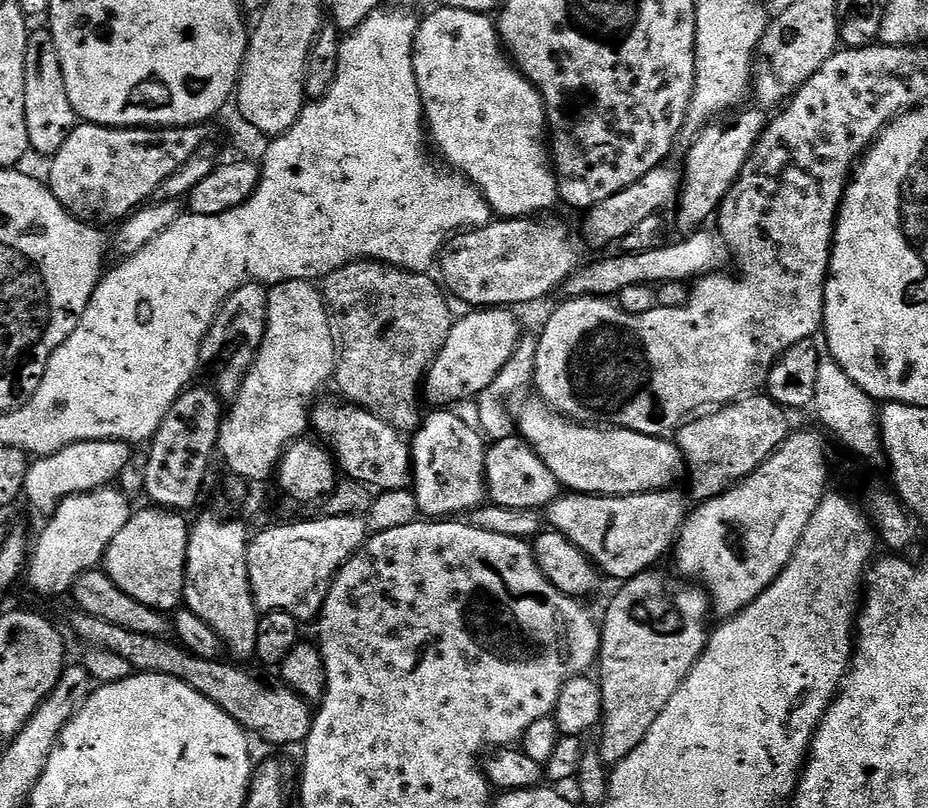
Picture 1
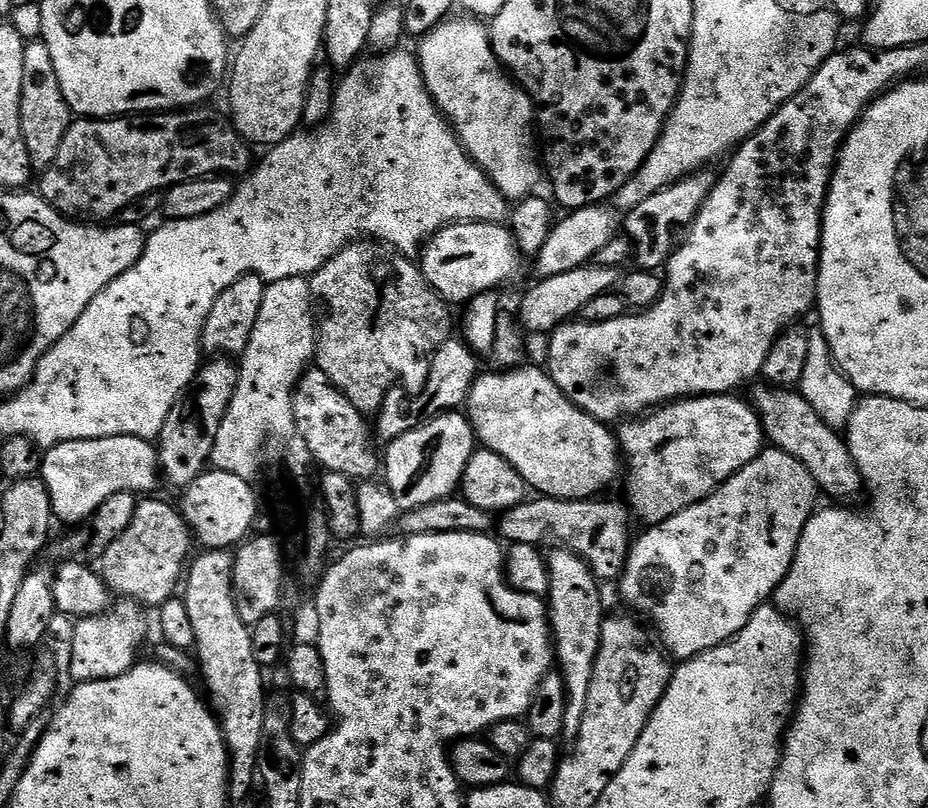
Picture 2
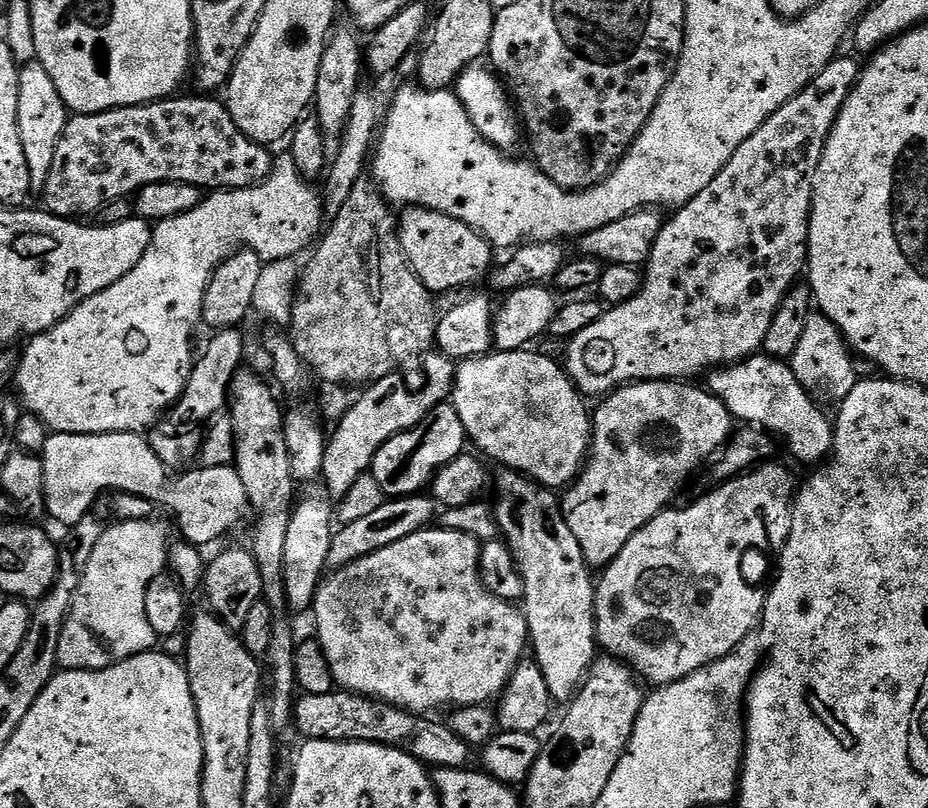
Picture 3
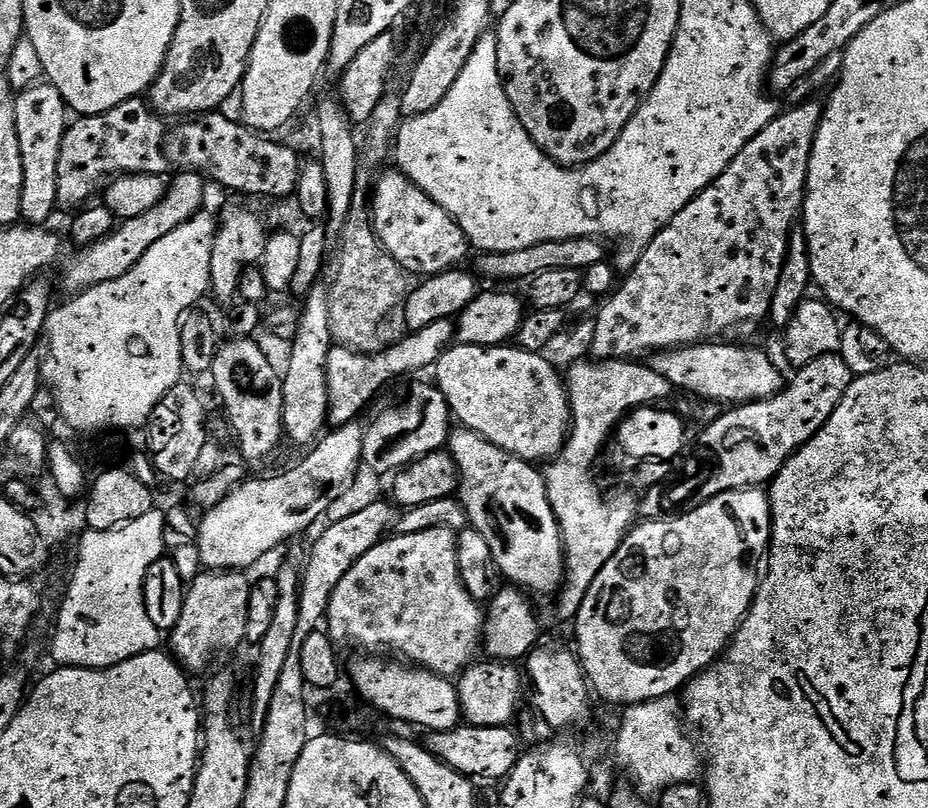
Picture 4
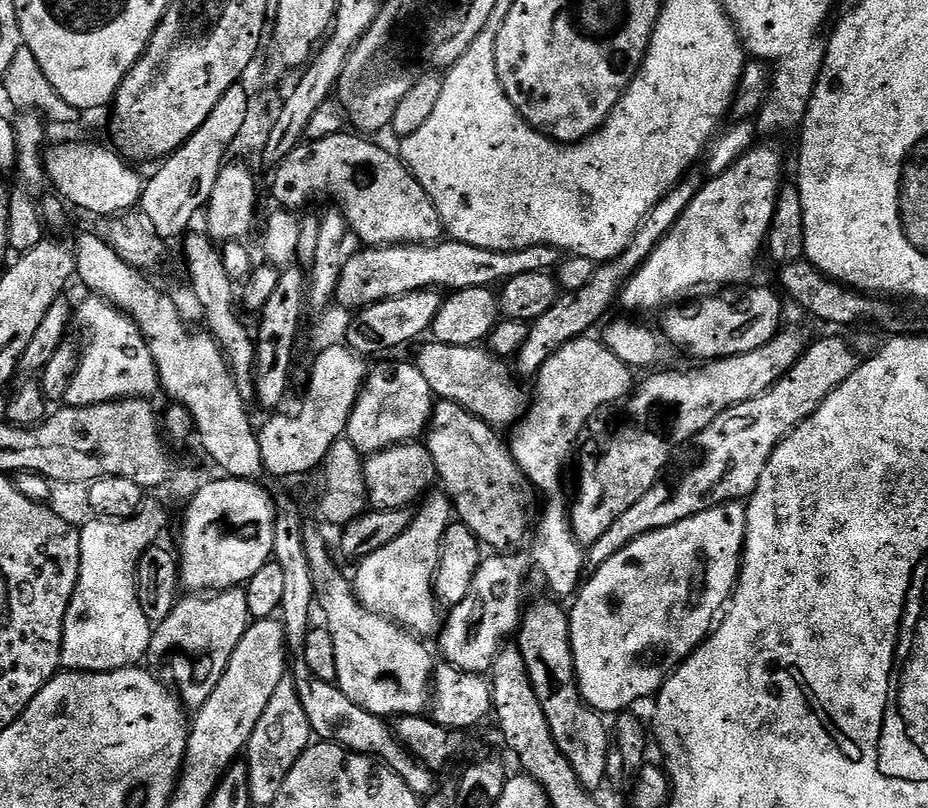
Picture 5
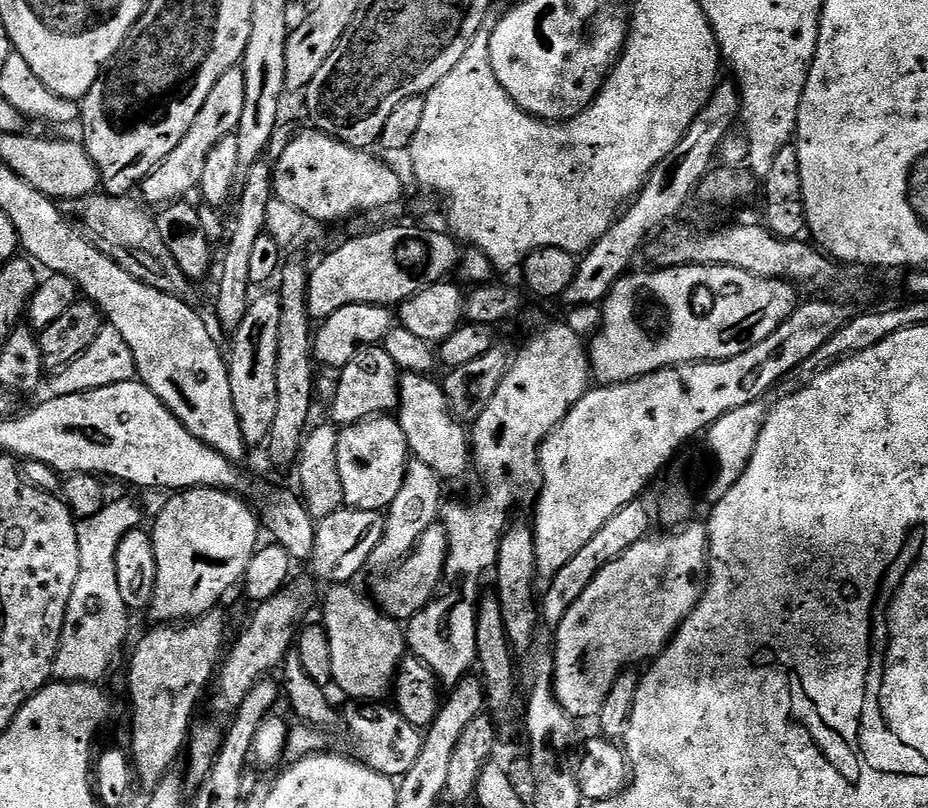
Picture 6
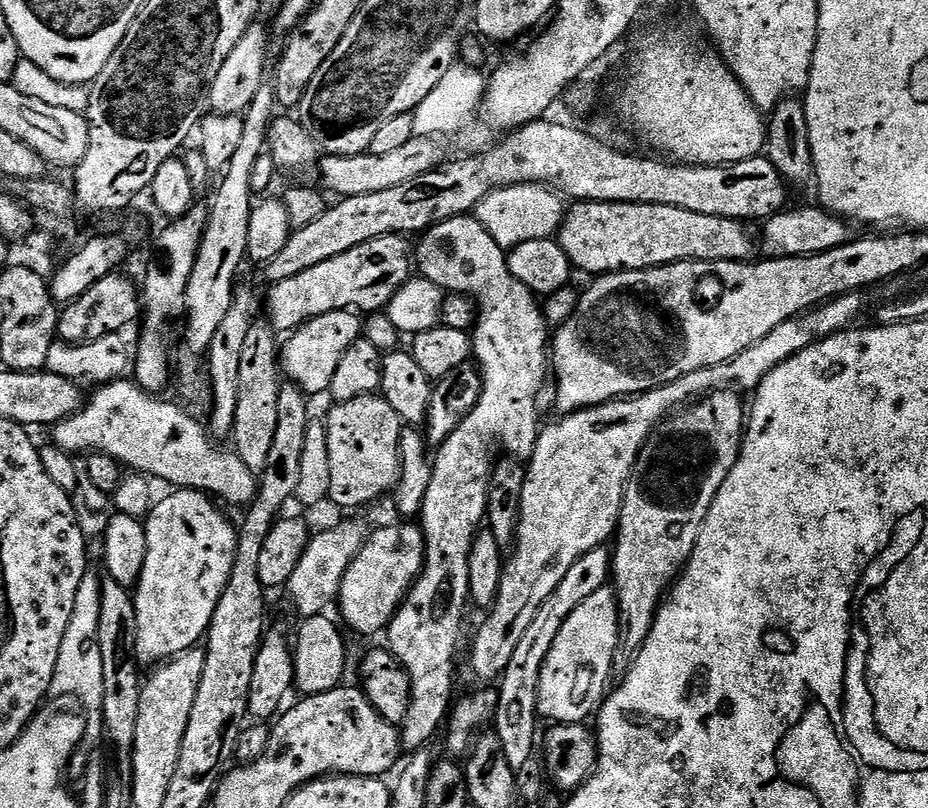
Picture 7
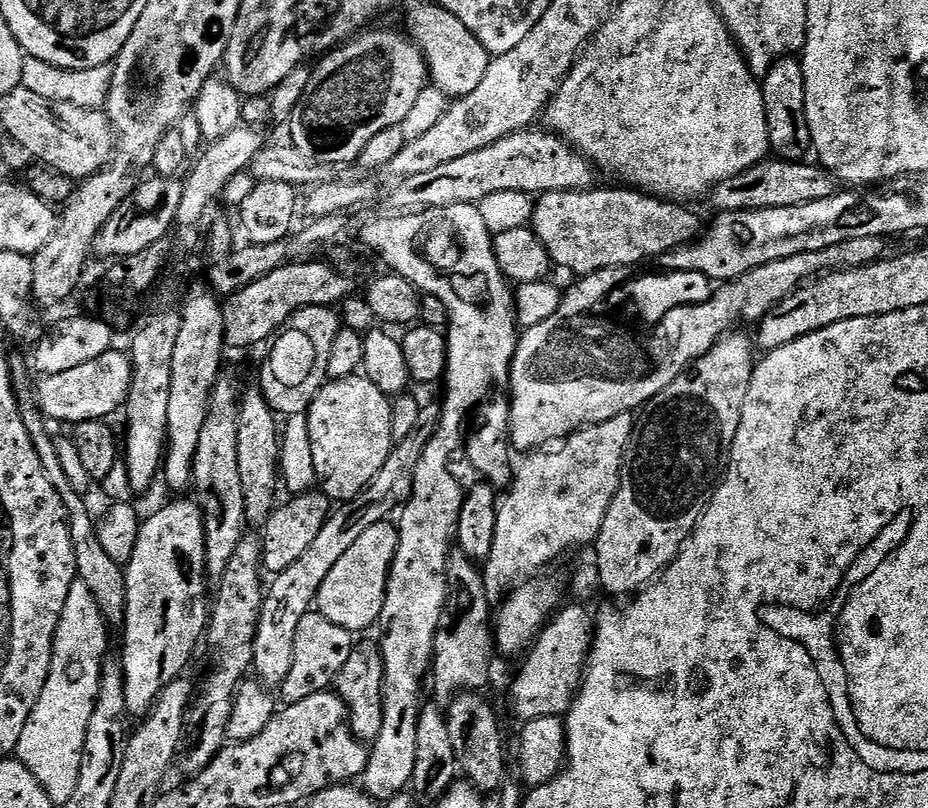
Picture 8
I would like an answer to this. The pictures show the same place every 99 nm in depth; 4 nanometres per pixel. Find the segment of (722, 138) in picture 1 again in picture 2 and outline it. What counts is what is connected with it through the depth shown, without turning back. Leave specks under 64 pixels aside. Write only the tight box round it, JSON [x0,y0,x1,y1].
[622,170,717,270]

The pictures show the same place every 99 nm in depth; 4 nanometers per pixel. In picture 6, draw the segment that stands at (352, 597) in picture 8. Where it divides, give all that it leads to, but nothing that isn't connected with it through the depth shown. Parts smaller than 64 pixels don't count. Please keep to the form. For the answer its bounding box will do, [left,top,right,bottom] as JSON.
[371,523,448,622]

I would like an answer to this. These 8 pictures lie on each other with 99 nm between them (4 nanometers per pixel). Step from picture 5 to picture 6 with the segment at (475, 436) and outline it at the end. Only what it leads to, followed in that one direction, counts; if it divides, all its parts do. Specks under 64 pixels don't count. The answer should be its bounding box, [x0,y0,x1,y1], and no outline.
[398,372,474,481]

